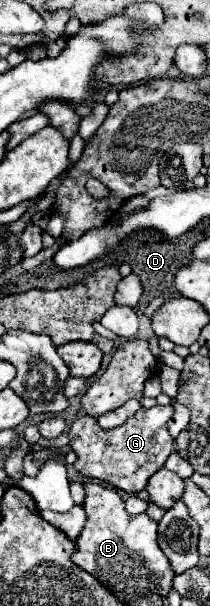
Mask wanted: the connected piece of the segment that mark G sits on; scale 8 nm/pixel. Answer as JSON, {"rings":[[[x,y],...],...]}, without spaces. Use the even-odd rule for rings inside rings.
{"rings":[[[172,404],[140,408],[122,426],[110,430],[102,430],[96,418],[92,416],[80,416],[68,430],[70,446],[78,454],[78,460],[74,462],[78,474],[86,478],[104,480],[128,494],[144,490],[148,478],[154,472],[158,472],[164,466],[170,452],[174,452],[174,438],[168,432],[168,420],[172,418],[172,414],[174,414]]]}

